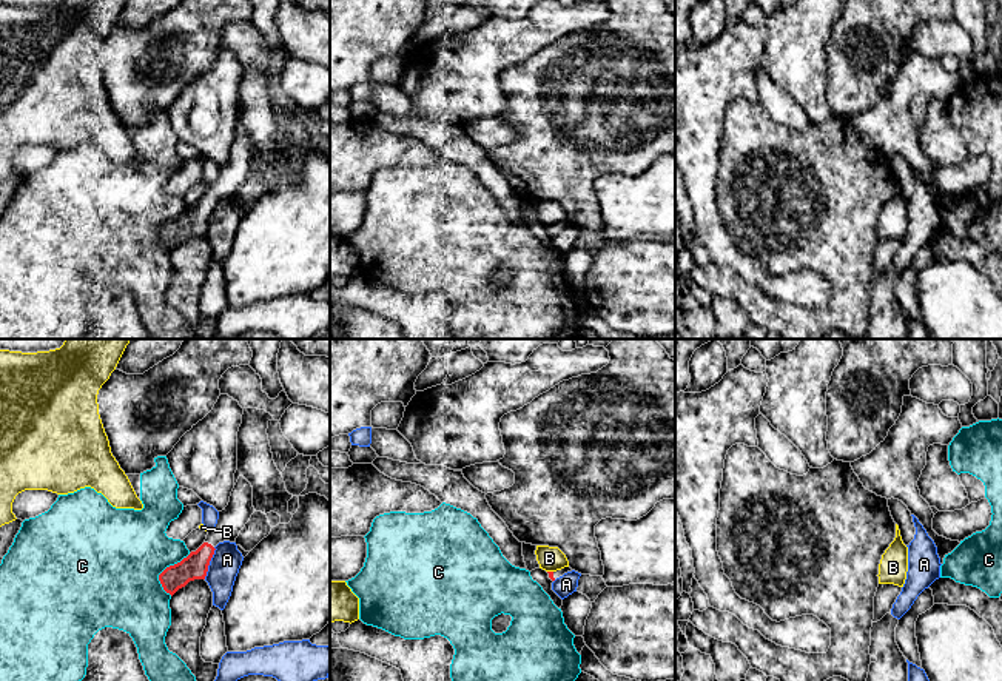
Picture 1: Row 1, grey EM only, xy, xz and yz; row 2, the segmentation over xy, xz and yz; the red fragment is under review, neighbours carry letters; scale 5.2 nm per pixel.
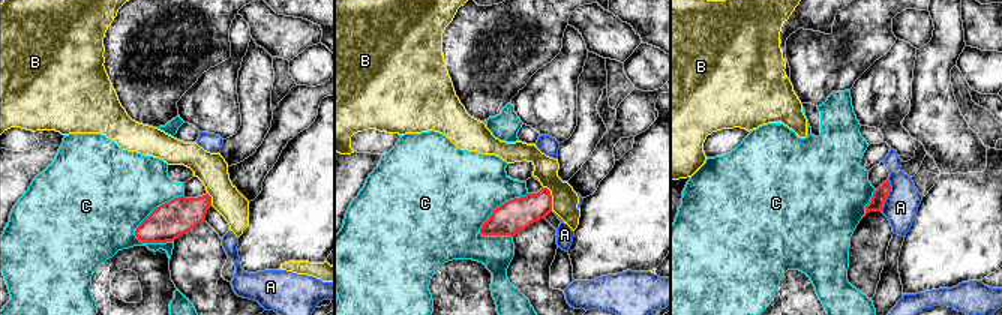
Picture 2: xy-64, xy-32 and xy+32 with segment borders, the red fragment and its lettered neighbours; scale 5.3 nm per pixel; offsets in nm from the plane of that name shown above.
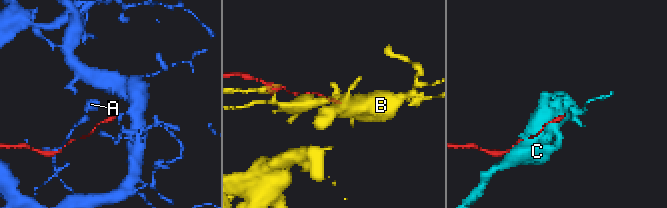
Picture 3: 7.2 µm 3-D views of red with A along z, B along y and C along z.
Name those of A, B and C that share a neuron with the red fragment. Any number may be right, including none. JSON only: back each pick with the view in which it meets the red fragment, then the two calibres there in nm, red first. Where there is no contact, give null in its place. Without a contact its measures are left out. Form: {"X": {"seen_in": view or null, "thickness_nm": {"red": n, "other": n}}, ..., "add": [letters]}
{"add": []}

